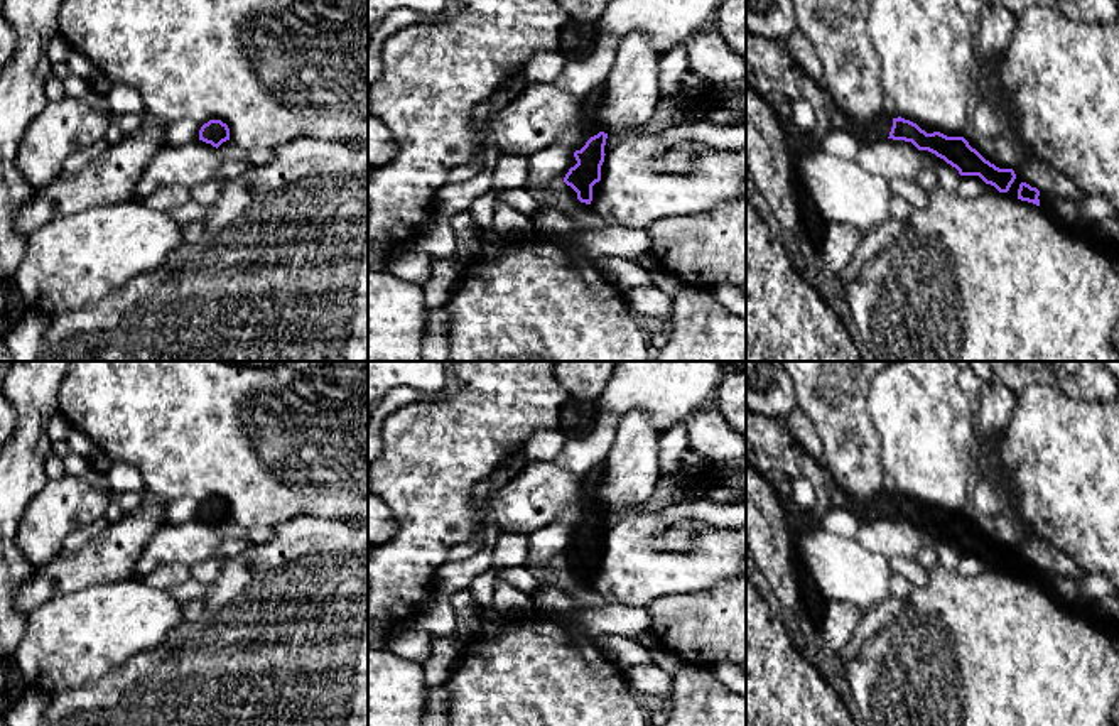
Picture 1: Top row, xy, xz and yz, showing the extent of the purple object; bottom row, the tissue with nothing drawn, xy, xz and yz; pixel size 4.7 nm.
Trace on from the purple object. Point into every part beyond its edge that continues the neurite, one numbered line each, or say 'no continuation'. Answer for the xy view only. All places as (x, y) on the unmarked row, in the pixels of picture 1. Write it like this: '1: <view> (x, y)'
no continuation

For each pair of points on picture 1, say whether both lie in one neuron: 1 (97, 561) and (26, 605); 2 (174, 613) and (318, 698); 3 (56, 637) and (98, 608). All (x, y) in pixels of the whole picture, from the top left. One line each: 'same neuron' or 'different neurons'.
1: same neuron
2: different neurons
3: same neuron

